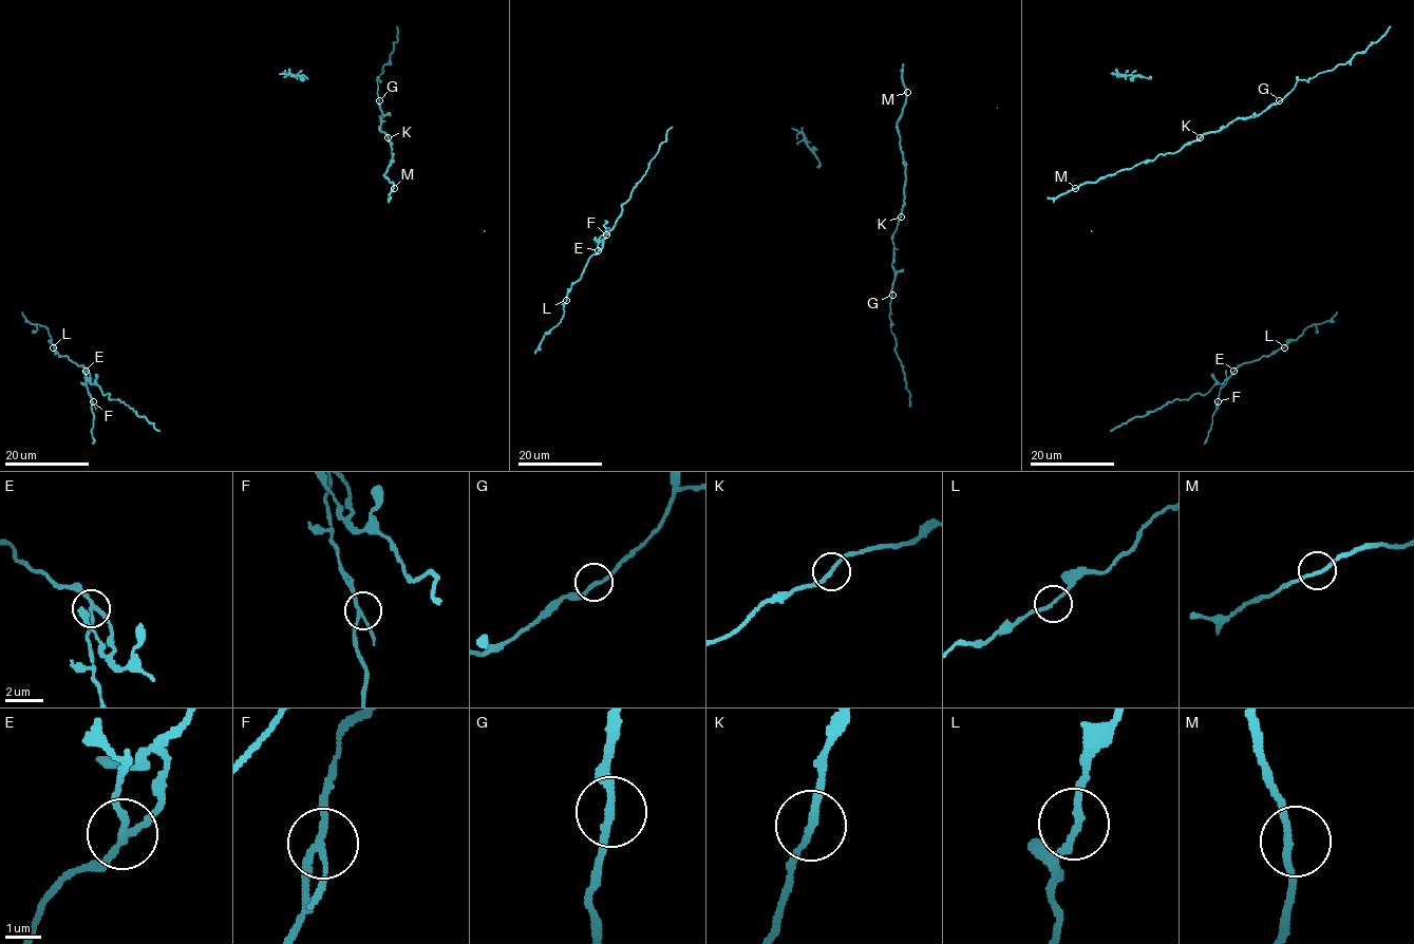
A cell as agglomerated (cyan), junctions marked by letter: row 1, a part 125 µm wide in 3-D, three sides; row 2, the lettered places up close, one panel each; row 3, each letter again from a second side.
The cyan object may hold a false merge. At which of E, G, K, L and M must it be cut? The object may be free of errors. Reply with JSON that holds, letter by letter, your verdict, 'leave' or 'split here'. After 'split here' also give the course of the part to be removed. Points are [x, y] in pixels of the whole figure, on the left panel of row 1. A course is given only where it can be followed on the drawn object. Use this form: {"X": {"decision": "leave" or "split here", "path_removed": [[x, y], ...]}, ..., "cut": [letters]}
{"E": {"decision": "split here", "path_removed": [[86, 370], [85, 378], [92, 401], [92, 444]]}, "G": {"decision": "leave"}, "K": {"decision": "leave"}, "L": {"decision": "leave"}, "M": {"decision": "leave"}, "cut": ["E"]}

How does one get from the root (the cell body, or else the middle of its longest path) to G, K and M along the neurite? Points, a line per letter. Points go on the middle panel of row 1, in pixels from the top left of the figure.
G: (901, 70), (906, 102), (898, 132), (906, 183), (902, 216), (892, 238), (892, 295)
K: (901, 70), (906, 90), (906, 102), (898, 121), (906, 176), (901, 216)
M: (901, 70), (907, 92)

